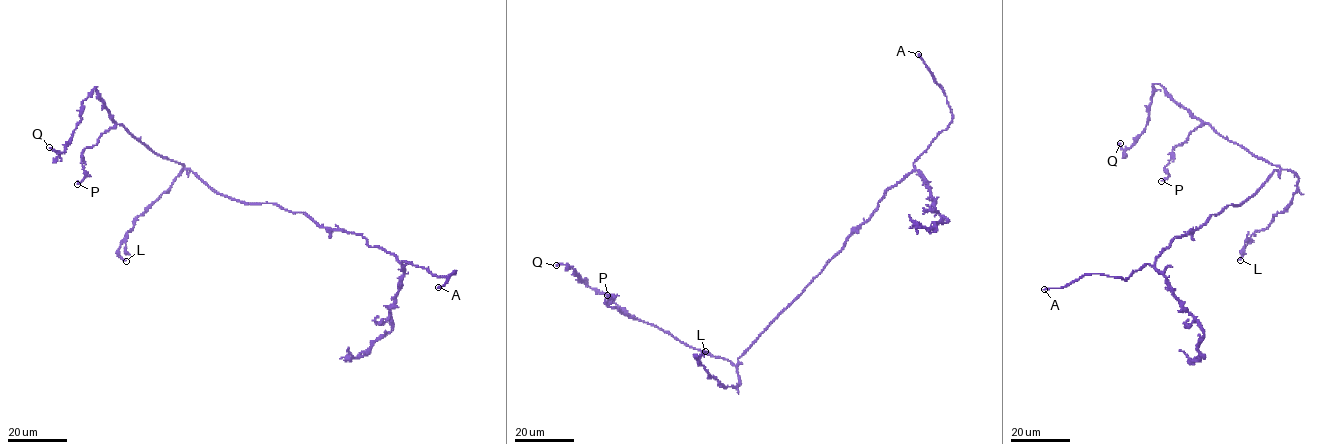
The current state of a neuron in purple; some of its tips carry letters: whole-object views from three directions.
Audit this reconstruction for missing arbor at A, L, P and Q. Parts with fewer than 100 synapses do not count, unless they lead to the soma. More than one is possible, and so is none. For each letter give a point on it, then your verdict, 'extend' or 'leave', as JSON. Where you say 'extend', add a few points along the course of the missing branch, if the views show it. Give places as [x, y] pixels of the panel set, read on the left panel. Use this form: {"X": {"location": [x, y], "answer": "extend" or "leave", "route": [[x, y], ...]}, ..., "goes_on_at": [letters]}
{"A": {"location": [438, 287], "answer": "extend"}, "L": {"location": [126, 261], "answer": "leave"}, "P": {"location": [77, 184], "answer": "leave"}, "Q": {"location": [49, 147], "answer": "leave"}, "goes_on_at": ["A"]}

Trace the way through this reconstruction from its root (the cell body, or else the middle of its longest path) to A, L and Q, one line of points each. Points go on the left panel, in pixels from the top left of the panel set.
A: (238, 200), (274, 203), (304, 212), (322, 227), (361, 234), (367, 244), (437, 276), (457, 271), (438, 287)
L: (238, 200), (220, 194), (183, 167), (171, 186), (134, 221), (118, 250), (118, 255), (126, 261)
Q: (238, 200), (116, 123), (96, 86), (82, 102), (64, 152), (49, 147)

